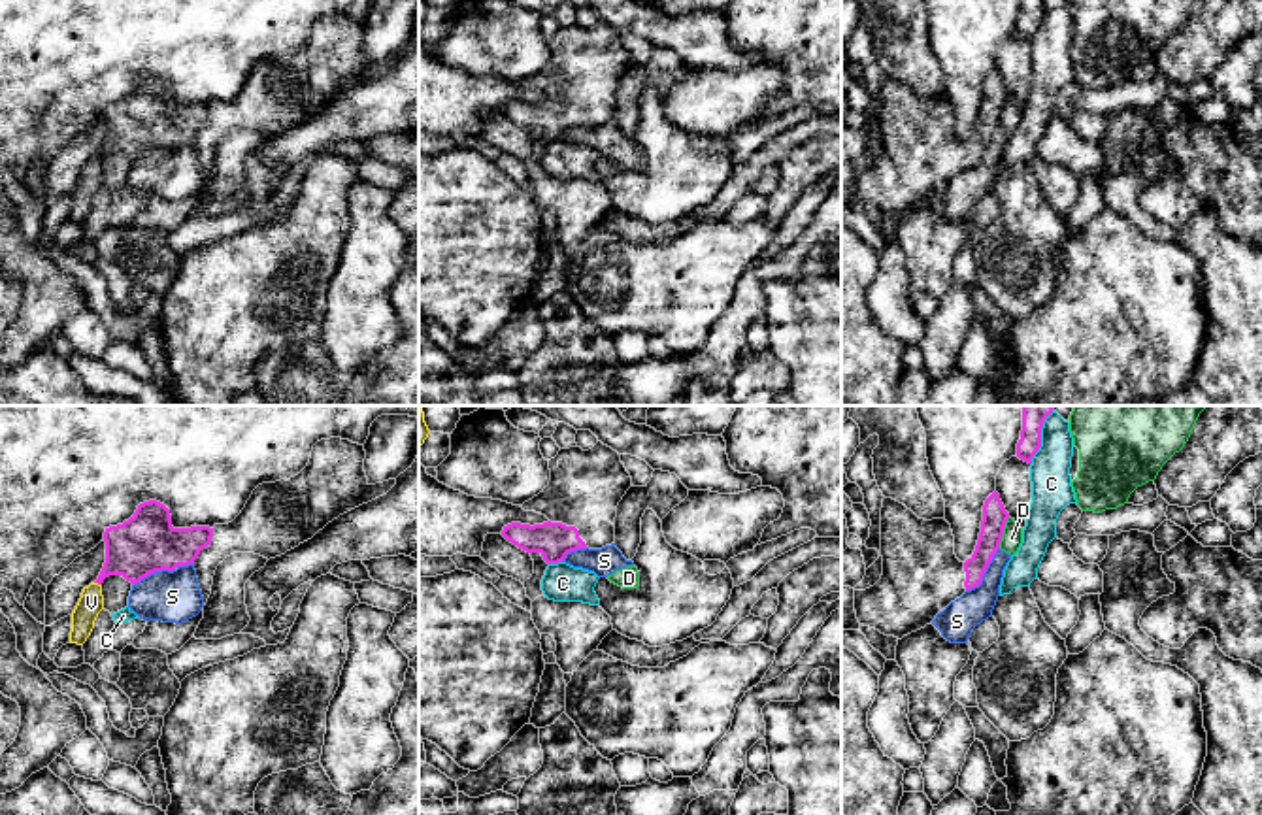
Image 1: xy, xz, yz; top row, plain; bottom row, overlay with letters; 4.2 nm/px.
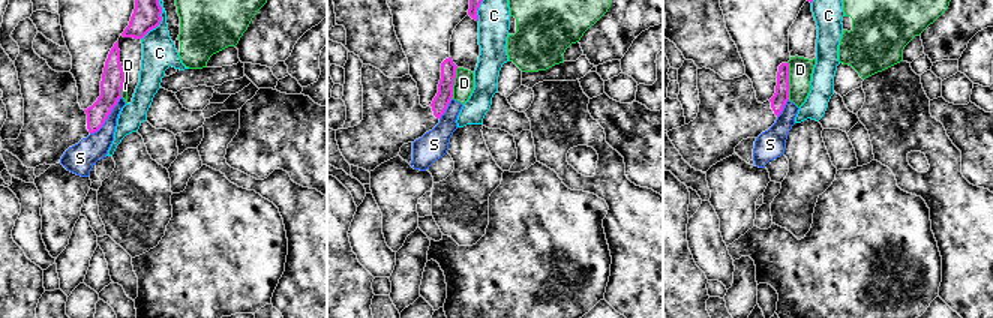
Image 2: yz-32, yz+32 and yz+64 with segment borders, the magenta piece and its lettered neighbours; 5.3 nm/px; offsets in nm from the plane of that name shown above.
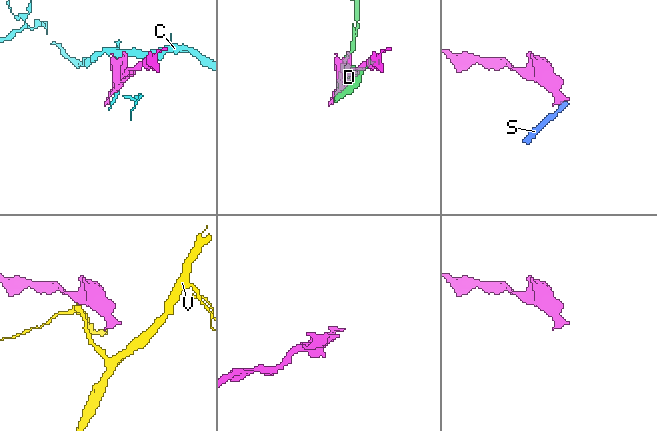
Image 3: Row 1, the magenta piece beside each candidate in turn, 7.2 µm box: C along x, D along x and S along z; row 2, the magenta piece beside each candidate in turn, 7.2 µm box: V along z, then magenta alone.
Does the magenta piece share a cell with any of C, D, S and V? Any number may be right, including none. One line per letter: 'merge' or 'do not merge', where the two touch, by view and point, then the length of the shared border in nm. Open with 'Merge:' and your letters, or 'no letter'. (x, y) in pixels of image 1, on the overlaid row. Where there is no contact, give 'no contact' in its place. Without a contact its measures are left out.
Merge: no letter
C: do not merge; contact xz (555, 563); length 70 nm
D: do not merge; contact yz (1002, 532); length 140 nm
S: do not merge; contact yz (985, 570); length 240 nm
V: do not merge; contact xy (99, 583); length 40 nm

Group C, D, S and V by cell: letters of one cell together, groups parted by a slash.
C / D S / V

